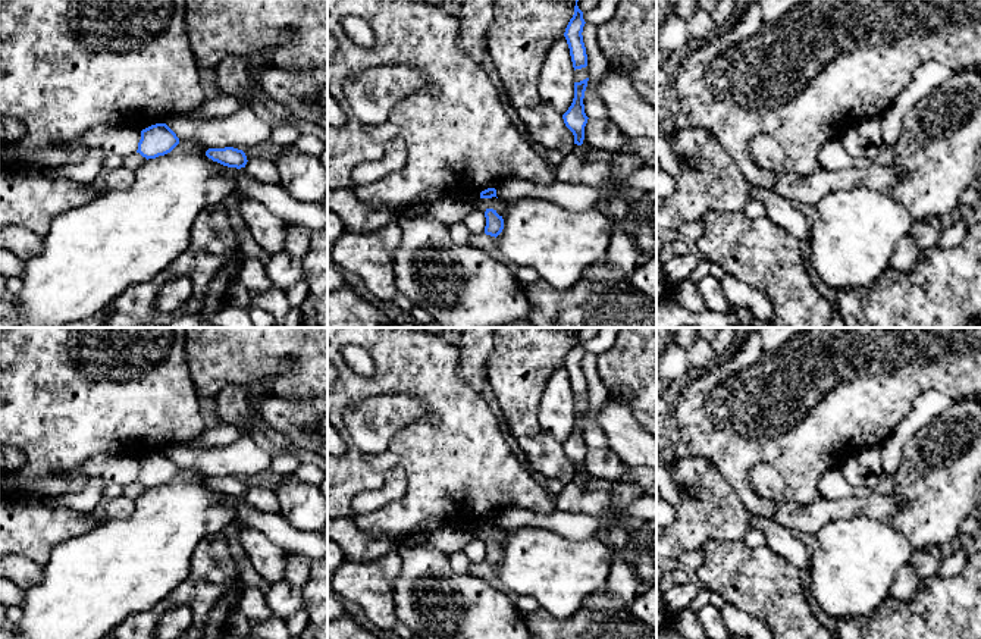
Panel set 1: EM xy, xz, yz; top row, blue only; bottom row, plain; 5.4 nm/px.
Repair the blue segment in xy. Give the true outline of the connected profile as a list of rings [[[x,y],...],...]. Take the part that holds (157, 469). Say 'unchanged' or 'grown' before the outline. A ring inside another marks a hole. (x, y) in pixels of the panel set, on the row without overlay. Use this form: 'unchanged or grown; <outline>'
unchanged; [[[156,452],[141,460],[138,479],[142,486],[156,488],[170,482],[179,473],[179,467],[166,452]]]

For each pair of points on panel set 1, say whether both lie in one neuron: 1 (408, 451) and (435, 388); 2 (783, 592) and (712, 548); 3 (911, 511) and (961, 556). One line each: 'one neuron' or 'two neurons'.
1: one neuron
2: one neuron
3: two neurons

